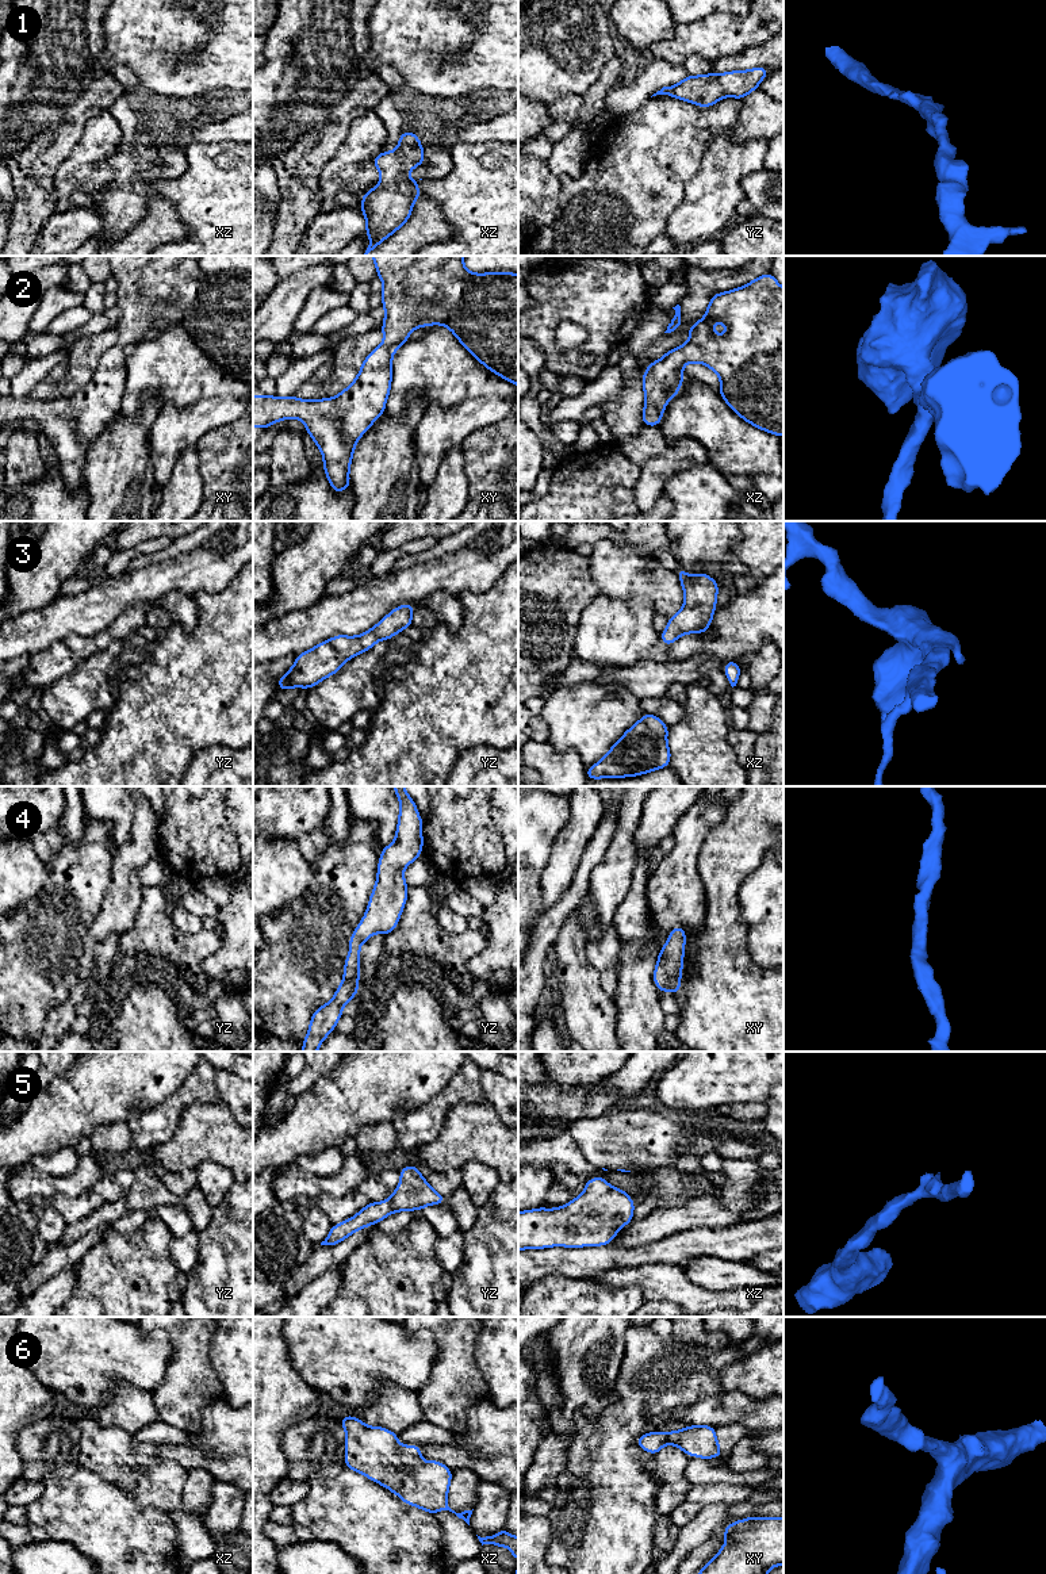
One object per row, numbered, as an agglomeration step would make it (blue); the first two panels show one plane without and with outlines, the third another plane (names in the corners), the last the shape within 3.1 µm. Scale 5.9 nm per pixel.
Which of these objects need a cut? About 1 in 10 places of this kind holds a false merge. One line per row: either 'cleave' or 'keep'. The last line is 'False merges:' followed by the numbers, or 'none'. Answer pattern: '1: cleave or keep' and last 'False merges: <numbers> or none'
1: keep
2: keep
3: keep
4: keep
5: keep
6: keep
False merges: none

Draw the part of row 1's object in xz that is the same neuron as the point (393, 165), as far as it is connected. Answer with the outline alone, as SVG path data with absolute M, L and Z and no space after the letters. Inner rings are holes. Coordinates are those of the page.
M402 130L396 150L383 152L372 158L372 164L380 172L380 184L361 198L360 211L367 221L364 234L371 237L364 256L410 218L413 204L421 196L417 183L422 179L414 180L406 173L426 161L424 148L417 134Z

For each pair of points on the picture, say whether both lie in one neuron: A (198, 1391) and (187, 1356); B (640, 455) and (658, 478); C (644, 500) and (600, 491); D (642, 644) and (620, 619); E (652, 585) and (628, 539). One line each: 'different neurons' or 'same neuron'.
A: same neuron
B: different neurons
C: different neurons
D: same neuron
E: different neurons

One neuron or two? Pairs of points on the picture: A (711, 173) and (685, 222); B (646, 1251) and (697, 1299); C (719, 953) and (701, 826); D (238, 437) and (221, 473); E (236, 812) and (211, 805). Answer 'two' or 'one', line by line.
A: one
B: two
C: two
D: one
E: two

